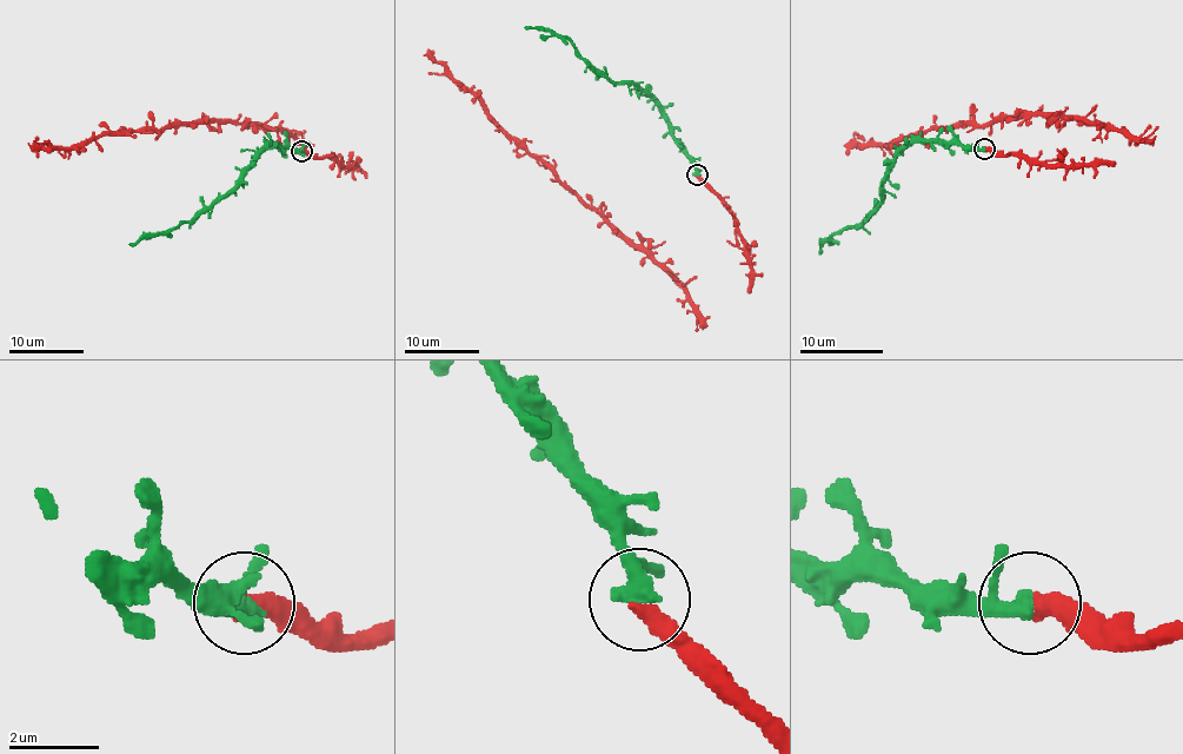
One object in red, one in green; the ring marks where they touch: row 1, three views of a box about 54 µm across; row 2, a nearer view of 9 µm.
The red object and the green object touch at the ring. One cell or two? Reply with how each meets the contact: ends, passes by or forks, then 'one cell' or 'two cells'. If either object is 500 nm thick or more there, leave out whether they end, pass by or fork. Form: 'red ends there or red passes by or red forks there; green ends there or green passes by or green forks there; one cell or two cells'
red ends there; green passes by; one cell

